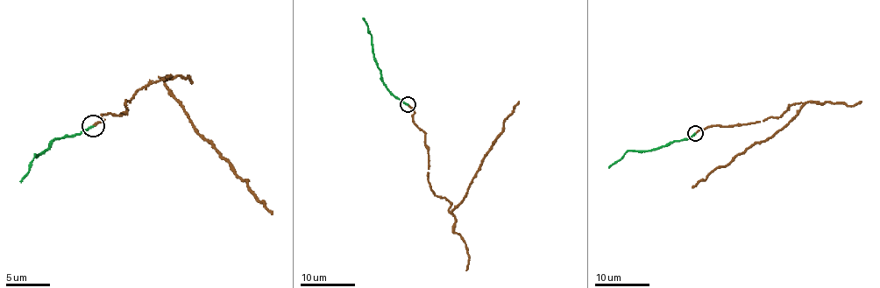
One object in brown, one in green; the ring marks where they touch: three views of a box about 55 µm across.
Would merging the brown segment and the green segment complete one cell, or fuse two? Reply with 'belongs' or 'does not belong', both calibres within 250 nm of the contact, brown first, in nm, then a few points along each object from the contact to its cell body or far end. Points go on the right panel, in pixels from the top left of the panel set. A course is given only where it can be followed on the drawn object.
belongs; calibres 160 and 170 nm; course brown (696, 131), (780, 116), (792, 104), (802, 103), (800, 109), (770, 137), (751, 144), (692, 188); course green (695, 133), (691, 137), (649, 151), (628, 151), (608, 167)

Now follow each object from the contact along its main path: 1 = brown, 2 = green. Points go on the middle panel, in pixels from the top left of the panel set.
1: (408, 105), (414, 112), (413, 122), (425, 134), (430, 189), (449, 201), (450, 211), (467, 192), (518, 101)
2: (408, 104), (399, 100), (384, 83), (374, 58), (372, 37), (362, 17)

